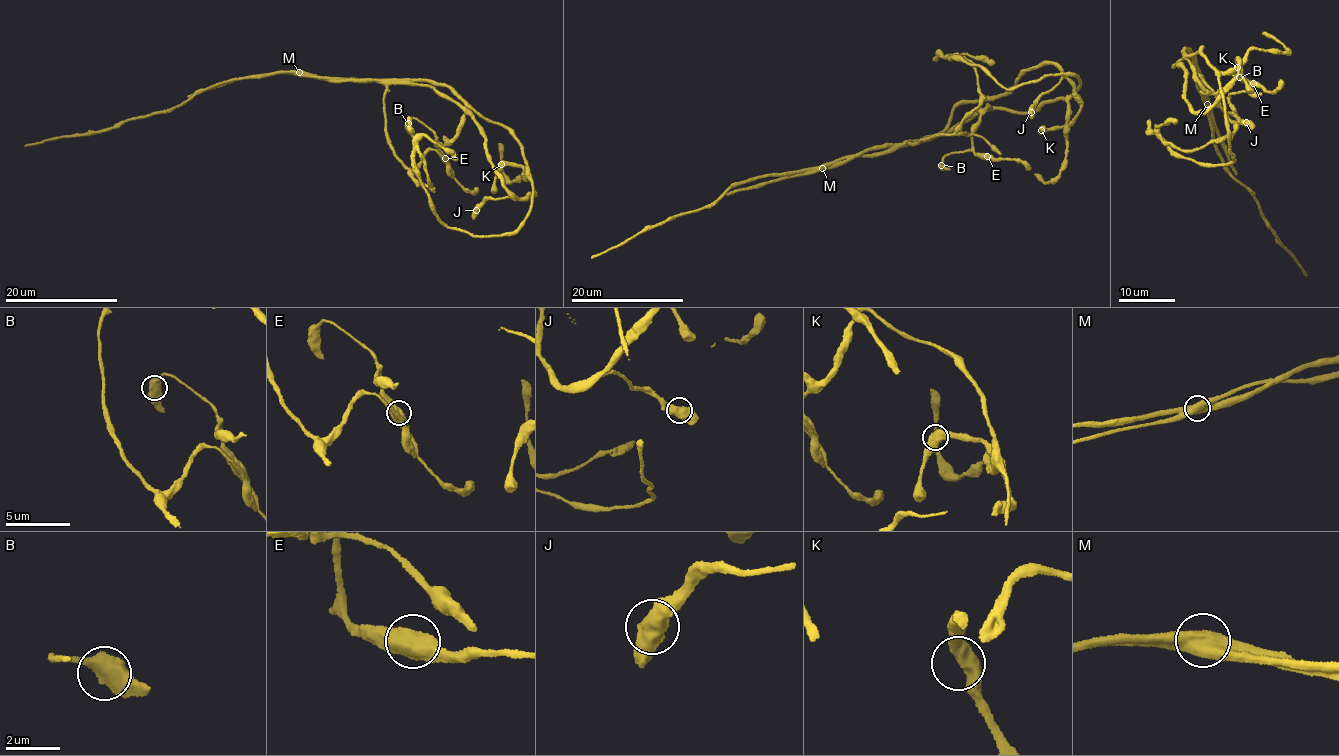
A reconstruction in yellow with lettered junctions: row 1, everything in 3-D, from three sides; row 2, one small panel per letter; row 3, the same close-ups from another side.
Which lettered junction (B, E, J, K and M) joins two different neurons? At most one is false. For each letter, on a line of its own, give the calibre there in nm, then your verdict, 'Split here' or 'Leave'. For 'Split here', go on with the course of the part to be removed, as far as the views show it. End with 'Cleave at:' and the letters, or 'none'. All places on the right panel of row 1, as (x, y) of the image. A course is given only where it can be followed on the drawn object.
B: Thickness 650 nm. Leave
E: Thickness 600 nm. Leave
J: Thickness 650 nm. Leave
K: Thickness 600 nm. Leave
M: Thickness 650 nm. Split here. Course of the part to remove: (1207, 104), (1195, 57), (1173, 65), (1184, 71), (1190, 110), (1209, 108), (1235, 78), (1238, 58), (1253, 91)
Cleave at: M

